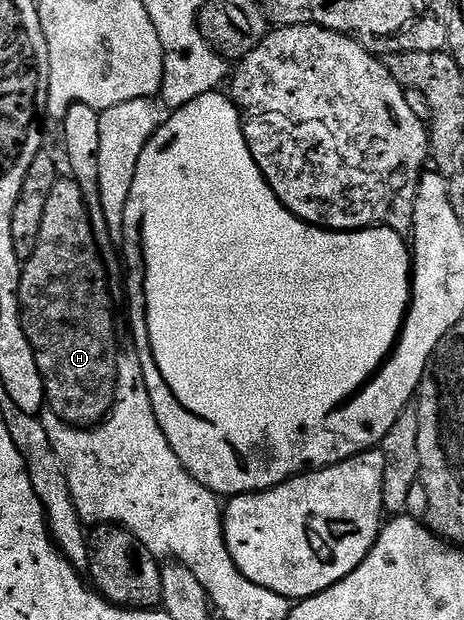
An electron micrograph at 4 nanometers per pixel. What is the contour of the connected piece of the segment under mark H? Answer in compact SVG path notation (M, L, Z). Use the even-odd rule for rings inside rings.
M59 178L44 205L44 222L40 222L36 250L32 250L32 258L22 265L18 301L22 329L28 334L32 354L36 354L36 366L40 366L49 411L74 428L93 428L101 424L116 403L120 343L114 329L114 300L110 297L109 282L107 265L94 240L84 194L73 178Z

